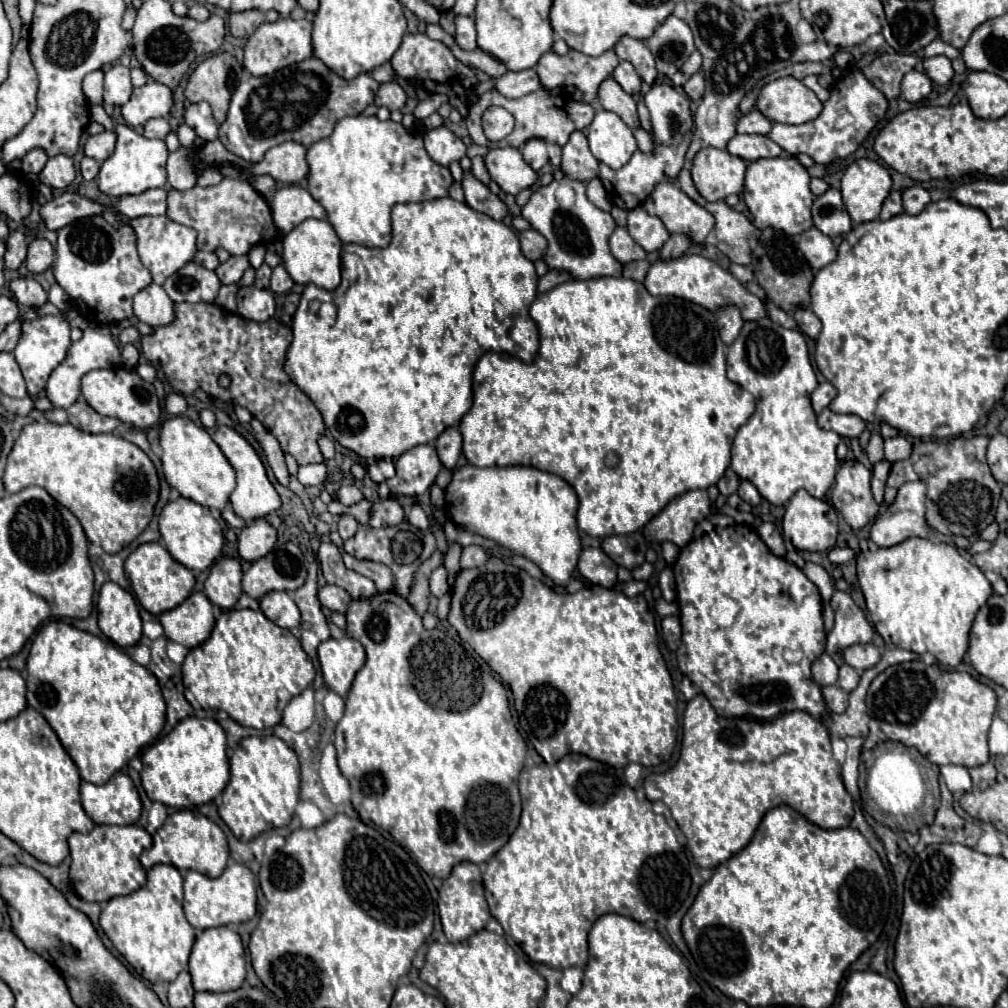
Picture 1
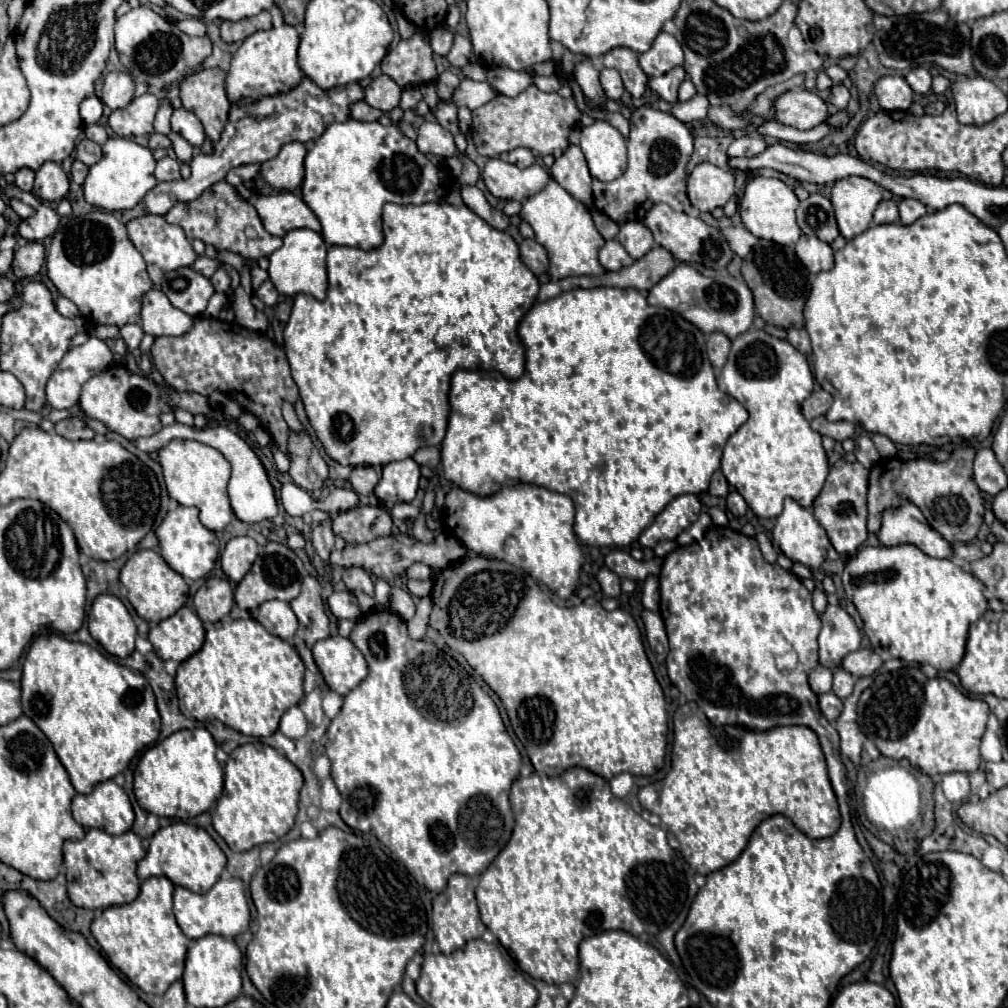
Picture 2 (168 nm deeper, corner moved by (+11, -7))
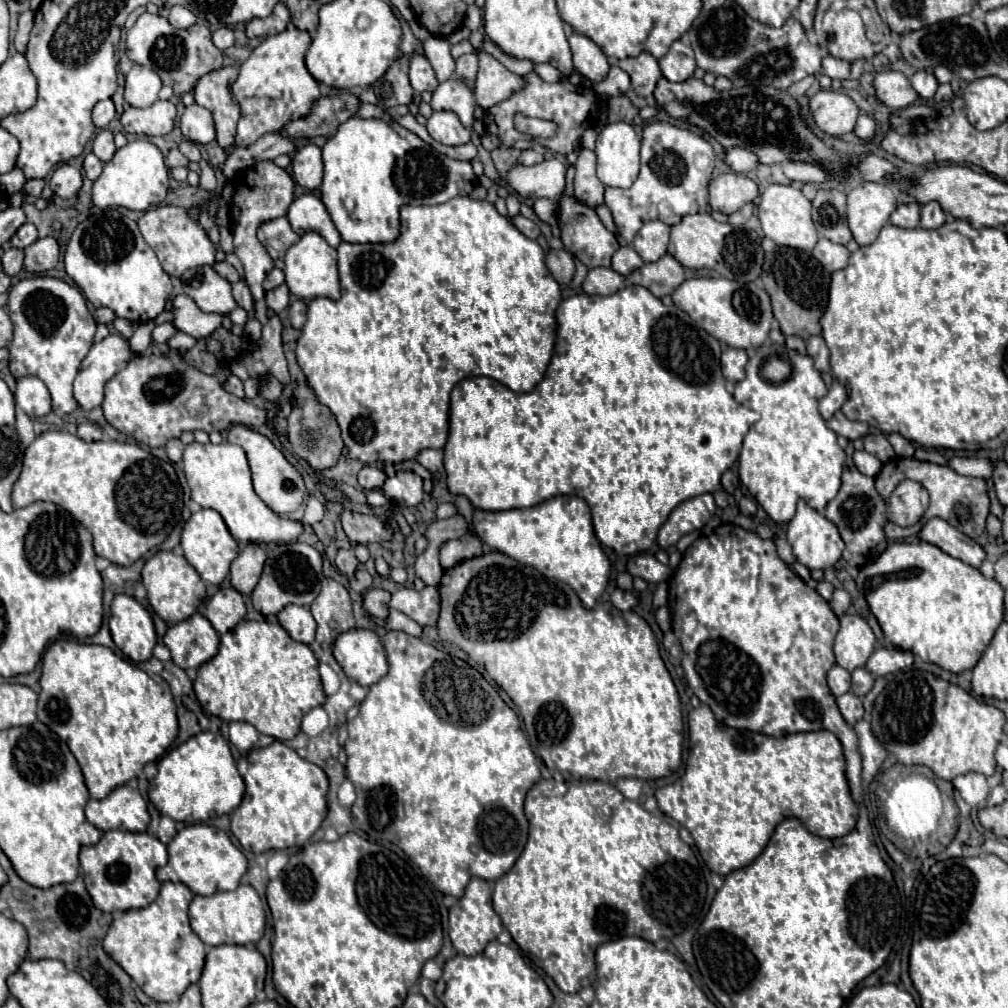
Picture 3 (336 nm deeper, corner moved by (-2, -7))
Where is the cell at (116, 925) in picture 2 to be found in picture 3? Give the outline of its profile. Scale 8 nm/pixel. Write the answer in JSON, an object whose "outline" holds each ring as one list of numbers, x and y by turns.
{"outline":[[163,883,159,897,145,909,131,909,121,913,117,919,113,919,105,939,103,939,103,949,105,953,123,967,123,971,143,989,143,993,159,1003,177,1003,181,993,199,981,201,969,205,965,205,955,207,947,205,943,193,933,189,925,189,903,193,899,193,893,187,889,183,883]]}

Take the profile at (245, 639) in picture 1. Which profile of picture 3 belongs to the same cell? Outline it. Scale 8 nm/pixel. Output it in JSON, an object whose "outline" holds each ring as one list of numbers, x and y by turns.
{"outline":[[241,621,235,629,221,635,219,651,213,659,199,667,199,675,193,683,197,701,207,715,215,715,227,723,245,721,251,723,259,733,271,735,279,741,293,739,301,729,301,719,313,707,325,703,325,691,319,679,319,661,305,643,297,643,279,625,267,621]]}

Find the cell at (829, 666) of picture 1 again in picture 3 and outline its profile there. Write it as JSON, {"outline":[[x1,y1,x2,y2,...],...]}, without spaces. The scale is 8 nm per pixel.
{"outline":[[833,665,827,673,827,683,829,683,829,689,835,697,843,695,849,691,851,687,851,673,839,665]]}

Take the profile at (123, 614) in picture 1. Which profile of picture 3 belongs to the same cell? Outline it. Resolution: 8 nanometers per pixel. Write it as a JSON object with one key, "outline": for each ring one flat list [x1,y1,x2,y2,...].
{"outline":[[115,595,111,603,109,629,115,645,133,661,147,661,153,655,157,633,151,613,129,595]]}

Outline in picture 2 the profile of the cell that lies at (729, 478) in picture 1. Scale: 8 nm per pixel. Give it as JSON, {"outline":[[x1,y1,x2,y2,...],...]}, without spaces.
{"outline":[[716,471,716,473,712,475,708,493,710,493,710,495,716,495,716,497,726,497,726,495,728,495,728,481,726,481,726,477,724,477,720,471]]}

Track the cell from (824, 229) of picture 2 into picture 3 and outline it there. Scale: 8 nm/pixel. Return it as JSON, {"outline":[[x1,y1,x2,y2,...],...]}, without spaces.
{"outline":[[819,189,813,199,813,223,819,237,847,245,853,237,847,227,845,193,839,189]]}

